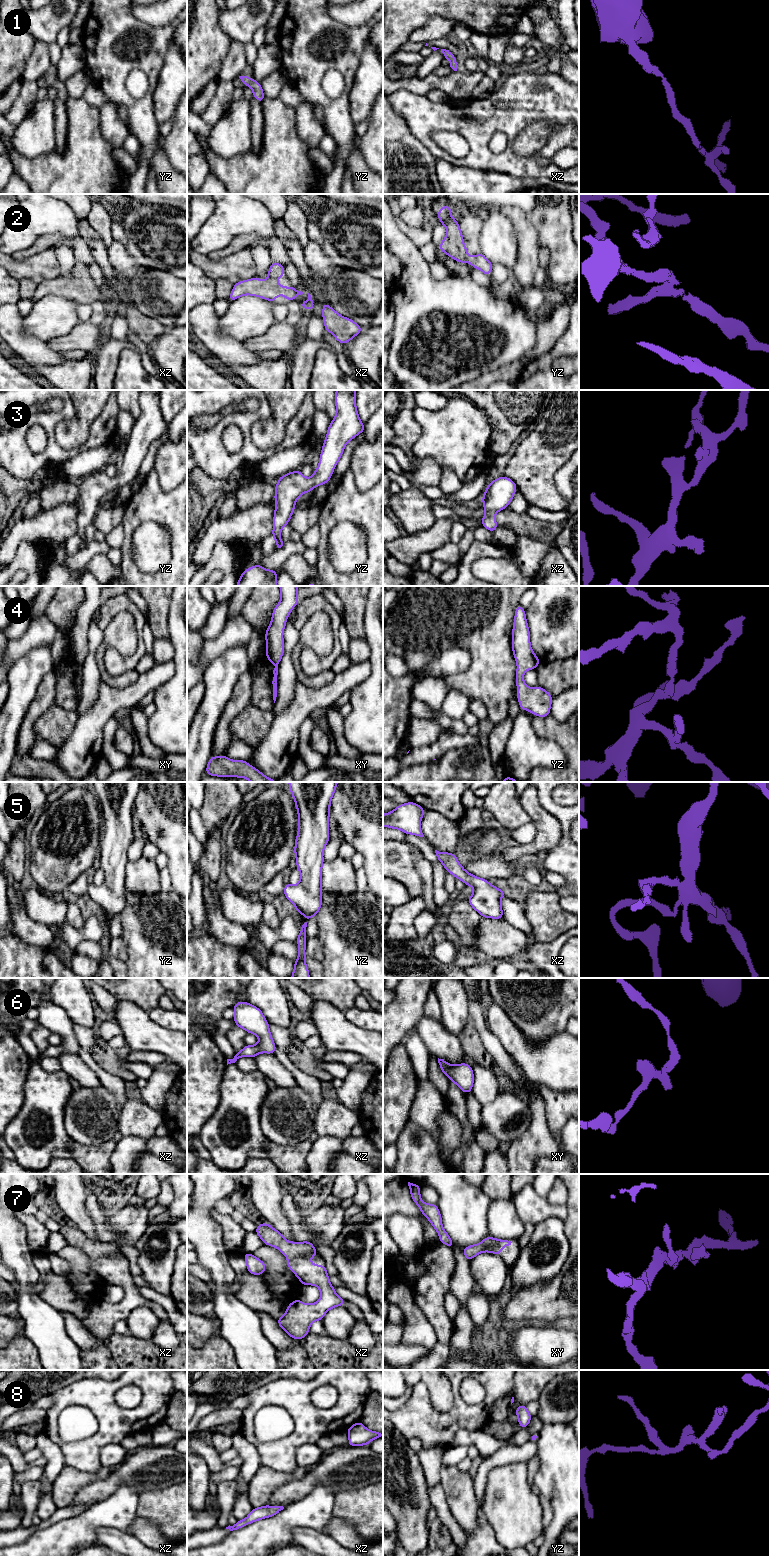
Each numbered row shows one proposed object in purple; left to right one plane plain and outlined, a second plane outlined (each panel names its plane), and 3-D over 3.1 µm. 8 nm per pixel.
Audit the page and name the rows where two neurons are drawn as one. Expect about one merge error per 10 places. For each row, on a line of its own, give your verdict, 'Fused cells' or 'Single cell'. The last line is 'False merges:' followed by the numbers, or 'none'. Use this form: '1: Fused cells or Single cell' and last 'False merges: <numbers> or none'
1: Single cell
2: Single cell
3: Single cell
4: Single cell
5: Single cell
6: Single cell
7: Single cell
8: Single cell
False merges: none

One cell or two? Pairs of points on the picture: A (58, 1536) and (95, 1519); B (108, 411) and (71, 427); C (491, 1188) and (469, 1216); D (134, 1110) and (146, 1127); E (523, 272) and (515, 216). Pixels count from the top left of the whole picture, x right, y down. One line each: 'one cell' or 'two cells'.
A: one cell
B: two cells
C: two cells
D: one cell
E: one cell

